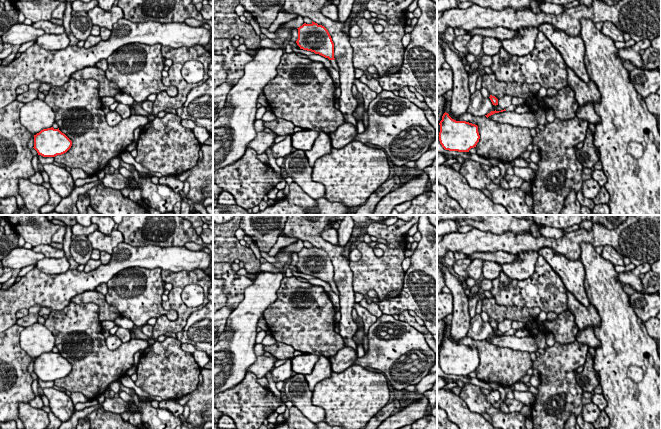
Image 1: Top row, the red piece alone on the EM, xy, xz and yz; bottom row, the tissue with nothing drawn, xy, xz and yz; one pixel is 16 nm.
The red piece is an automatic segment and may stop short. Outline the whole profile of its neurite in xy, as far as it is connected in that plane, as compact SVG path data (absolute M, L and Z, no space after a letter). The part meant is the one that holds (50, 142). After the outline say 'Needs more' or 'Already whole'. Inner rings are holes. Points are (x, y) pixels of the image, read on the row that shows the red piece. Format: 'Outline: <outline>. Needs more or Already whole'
Outline: M59 128L43 129L34 135L34 149L43 157L55 157L66 153L72 141Z. Already whole

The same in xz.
Outline: M304 23L298 29L298 39L296 41L300 49L314 52L328 58L333 68L340 72L336 59L334 58L334 43L328 30L317 23Z. Needs more

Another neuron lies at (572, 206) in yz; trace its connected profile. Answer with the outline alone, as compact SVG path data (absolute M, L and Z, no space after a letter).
M572 190L566 197L564 206L558 215L582 215L580 202L577 199L577 193Z

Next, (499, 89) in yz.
M485 74L482 79L482 87L486 88L490 95L501 99L505 95L511 97L520 97L526 99L529 96L536 95L541 86L535 84L522 84L519 82L504 82L496 79L494 74Z

